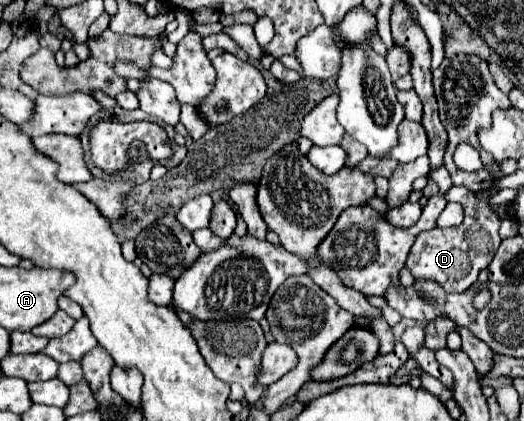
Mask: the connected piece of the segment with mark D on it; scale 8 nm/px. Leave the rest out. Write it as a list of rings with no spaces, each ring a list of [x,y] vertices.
[[[453,186],[447,192],[447,200],[461,202],[461,206],[465,208],[465,220],[453,228],[433,228],[421,232],[409,252],[407,268],[415,278],[425,276],[437,280],[447,292],[465,292],[471,284],[477,282],[479,272],[487,268],[493,252],[497,252],[499,248],[501,220],[491,206],[485,206],[485,202],[477,200],[477,196],[465,186]]]

